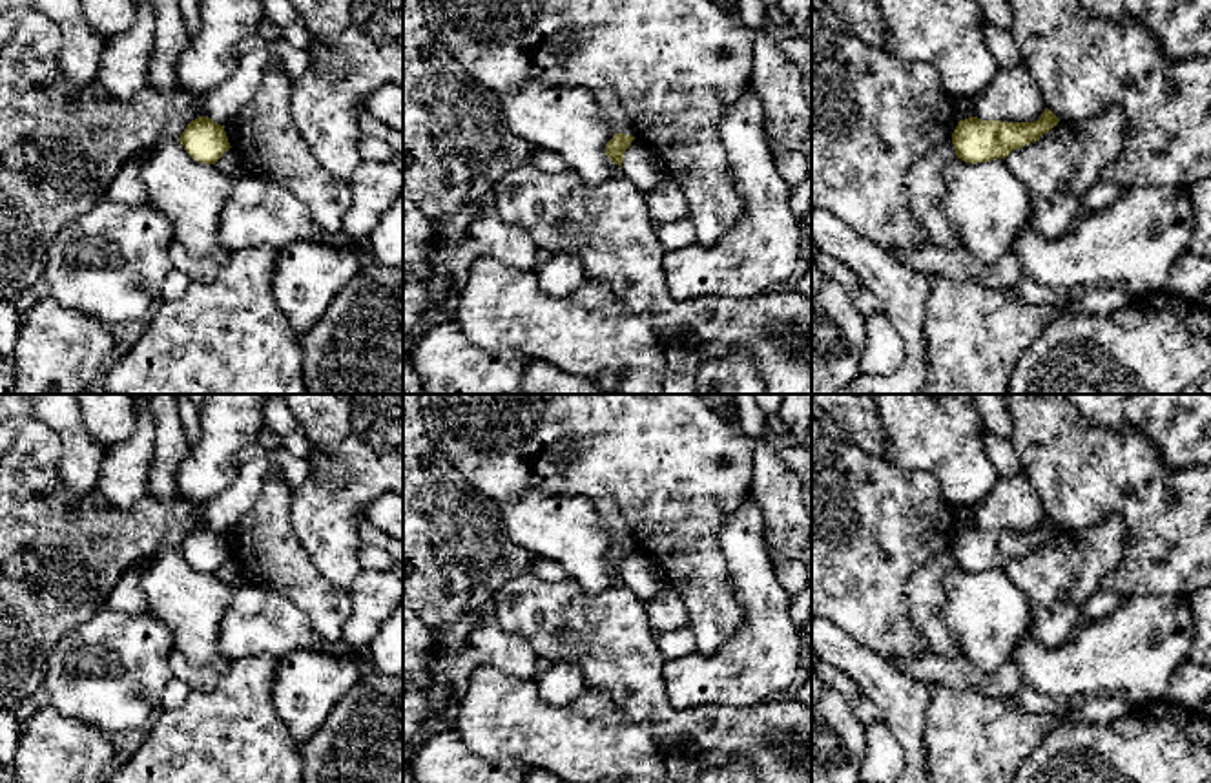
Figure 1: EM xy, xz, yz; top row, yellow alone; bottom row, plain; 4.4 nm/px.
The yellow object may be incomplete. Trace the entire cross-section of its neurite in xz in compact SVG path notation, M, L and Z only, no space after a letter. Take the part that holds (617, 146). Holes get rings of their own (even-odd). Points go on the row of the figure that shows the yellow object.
M615 133L613 139L606 146L606 155L622 168L624 153L631 146L635 137L626 133Z

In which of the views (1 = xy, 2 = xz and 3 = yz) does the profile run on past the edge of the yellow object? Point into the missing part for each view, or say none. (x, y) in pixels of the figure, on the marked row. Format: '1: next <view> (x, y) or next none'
1: next none
2: next none
3: next none

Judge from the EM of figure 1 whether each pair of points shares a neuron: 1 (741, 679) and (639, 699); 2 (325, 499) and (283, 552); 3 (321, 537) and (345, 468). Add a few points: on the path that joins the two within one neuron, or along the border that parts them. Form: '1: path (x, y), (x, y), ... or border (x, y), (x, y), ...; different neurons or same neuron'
1: border (664, 661), (668, 701), (704, 707); different neurons
2: border (290, 491), (290, 526), (318, 570); different neurons
3: path (325, 521), (325, 510), (341, 484); same neuron

